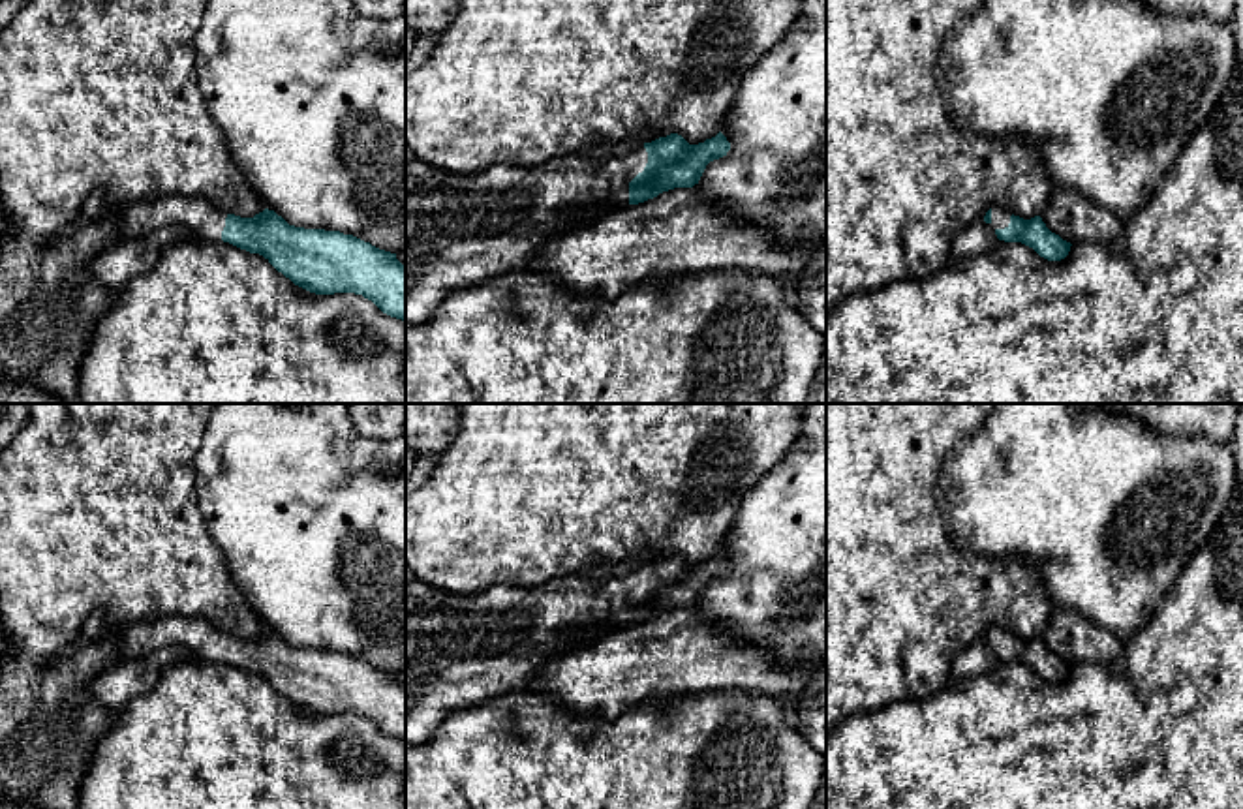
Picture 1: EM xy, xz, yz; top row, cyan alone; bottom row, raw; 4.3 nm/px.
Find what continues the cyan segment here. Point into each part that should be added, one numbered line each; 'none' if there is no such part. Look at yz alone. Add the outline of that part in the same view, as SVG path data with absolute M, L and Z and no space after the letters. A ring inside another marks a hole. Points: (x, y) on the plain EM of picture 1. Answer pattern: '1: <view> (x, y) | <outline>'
1: yz (999, 637) | M991 627L991 648L993 649L1005 649L1010 644L1010 633L1001 627Z

